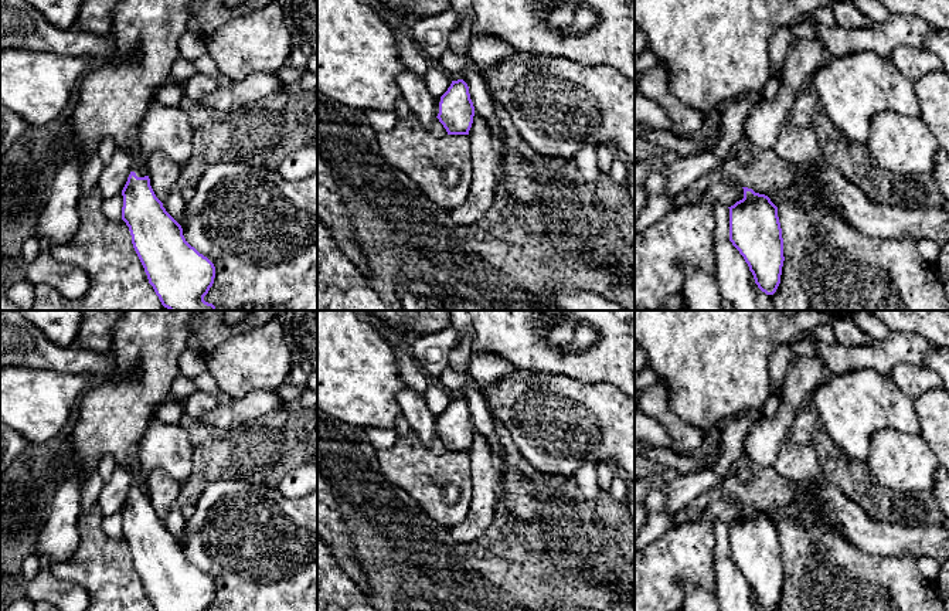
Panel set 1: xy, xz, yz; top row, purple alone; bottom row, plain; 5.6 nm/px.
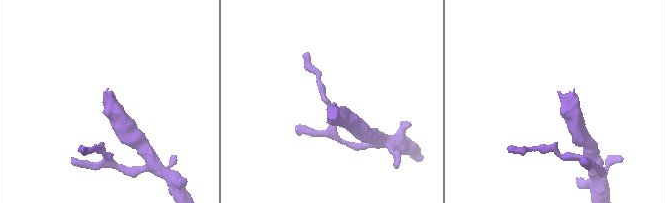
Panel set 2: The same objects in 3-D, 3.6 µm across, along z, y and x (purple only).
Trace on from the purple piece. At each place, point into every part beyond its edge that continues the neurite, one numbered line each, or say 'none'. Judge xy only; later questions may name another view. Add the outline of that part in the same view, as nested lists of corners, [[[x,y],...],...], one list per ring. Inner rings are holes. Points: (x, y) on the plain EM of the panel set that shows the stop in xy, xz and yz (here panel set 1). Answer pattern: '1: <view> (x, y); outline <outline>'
1: xy (114, 417); outline [[[122,310],[112,329],[112,354],[116,370],[99,386],[91,386],[79,397],[79,420],[71,435],[71,455],[57,459],[58,483],[71,472],[82,486],[96,472],[105,454],[127,466],[132,475],[130,489],[137,495],[149,492],[142,479],[139,445],[144,438],[153,411],[169,398],[171,381],[180,374],[178,359],[188,349],[193,333],[191,320],[201,310]]]

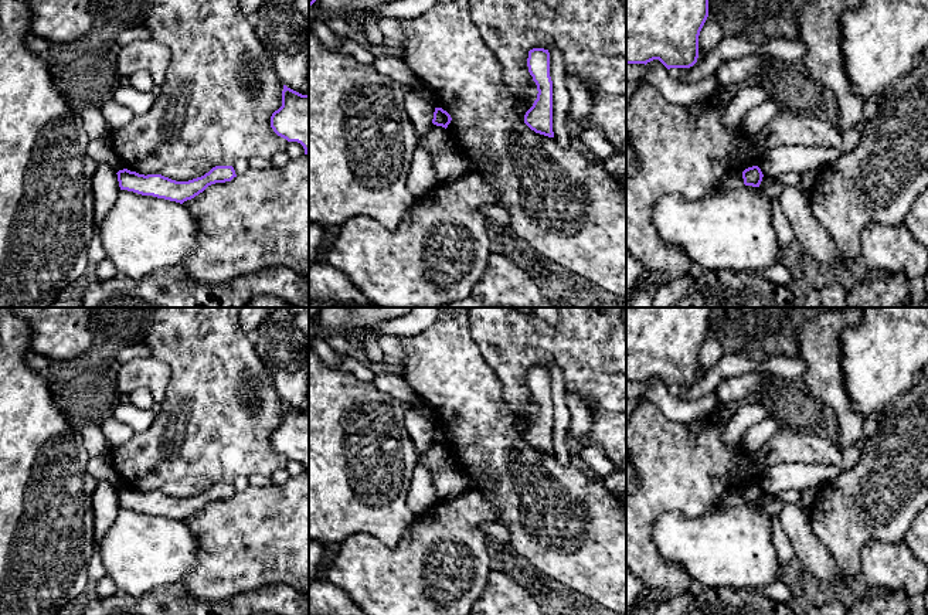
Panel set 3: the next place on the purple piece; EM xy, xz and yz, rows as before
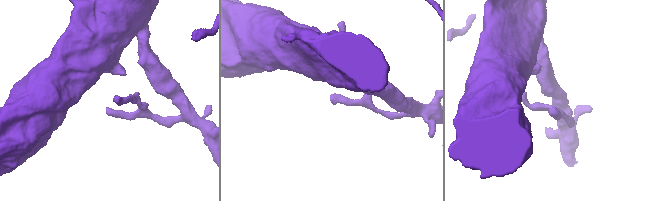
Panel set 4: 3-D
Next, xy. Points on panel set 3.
none

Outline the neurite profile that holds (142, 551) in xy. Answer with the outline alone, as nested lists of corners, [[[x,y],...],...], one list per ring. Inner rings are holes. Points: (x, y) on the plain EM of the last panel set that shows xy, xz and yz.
[[[128,507],[119,509],[99,544],[108,577],[130,597],[179,582],[197,565],[197,551],[184,521]]]

